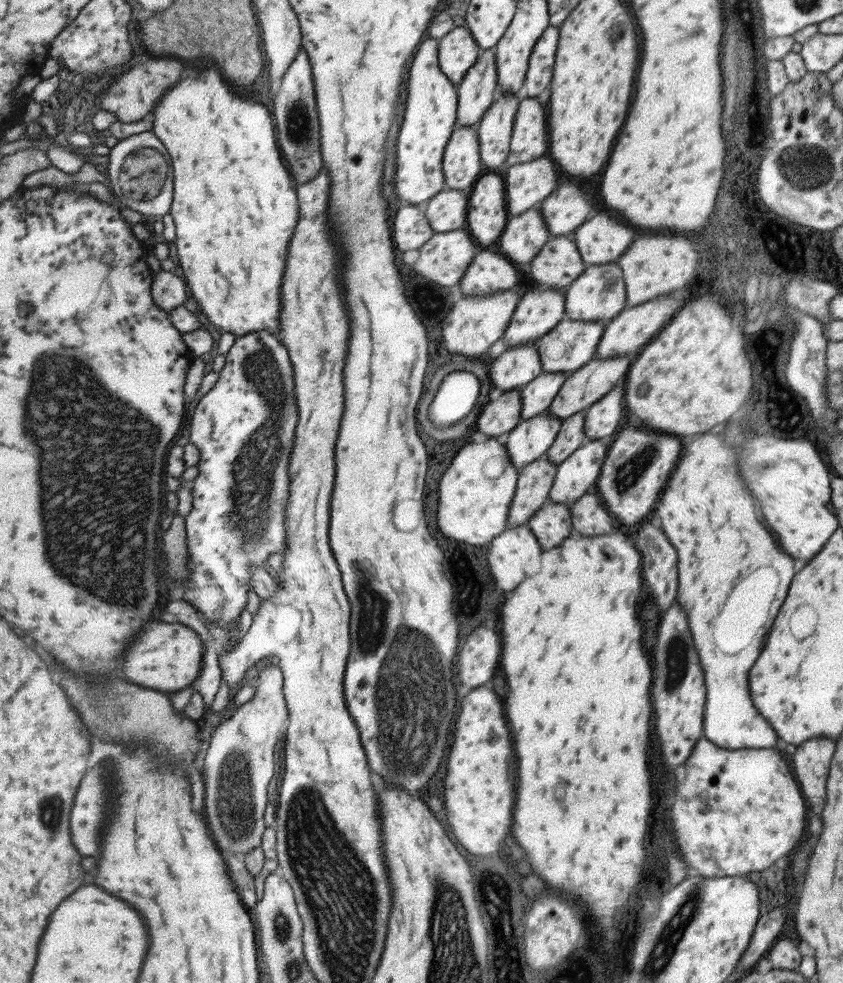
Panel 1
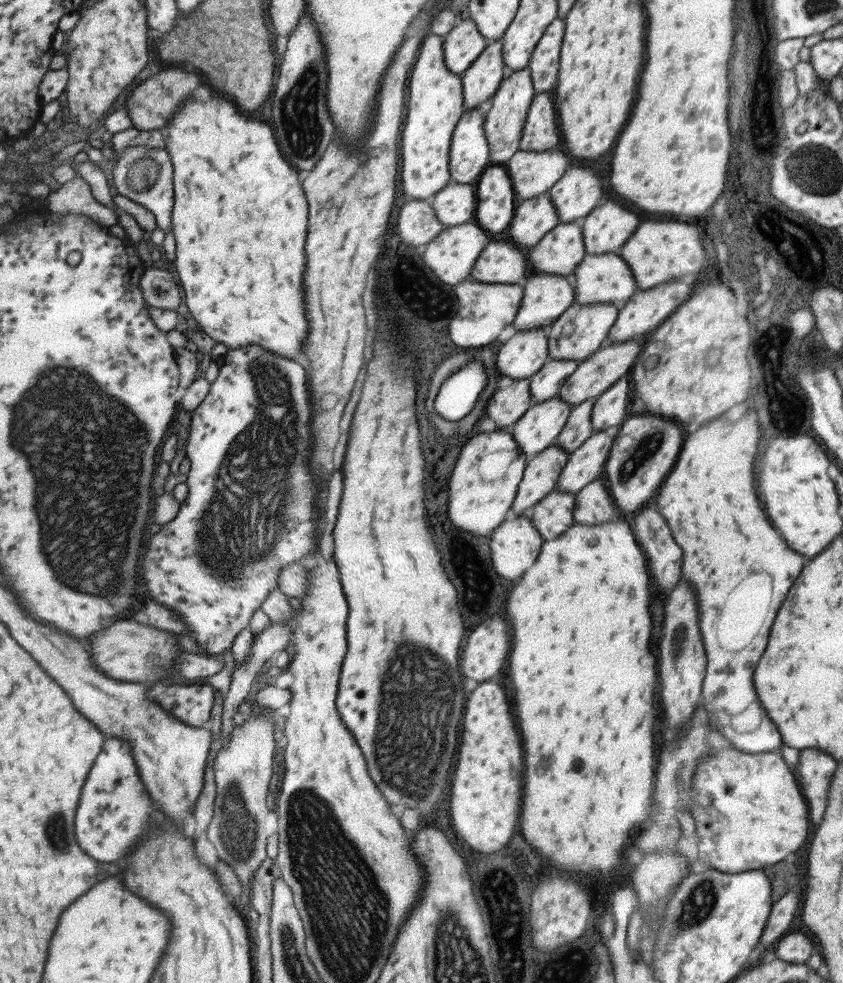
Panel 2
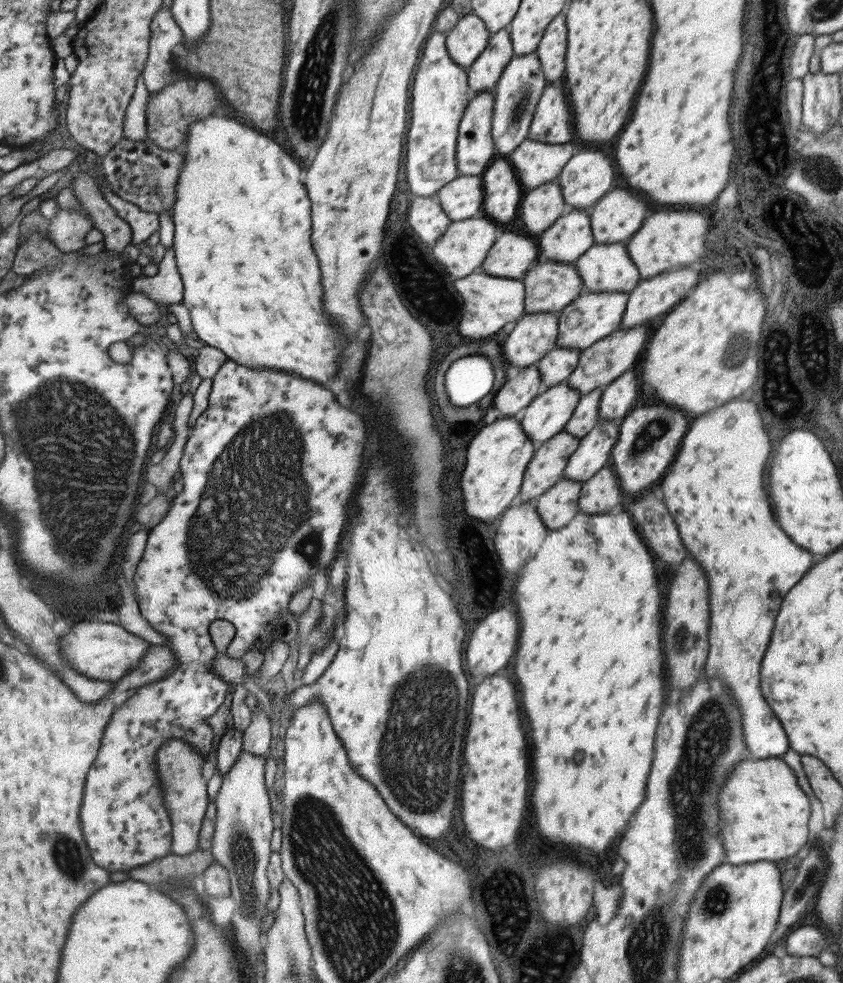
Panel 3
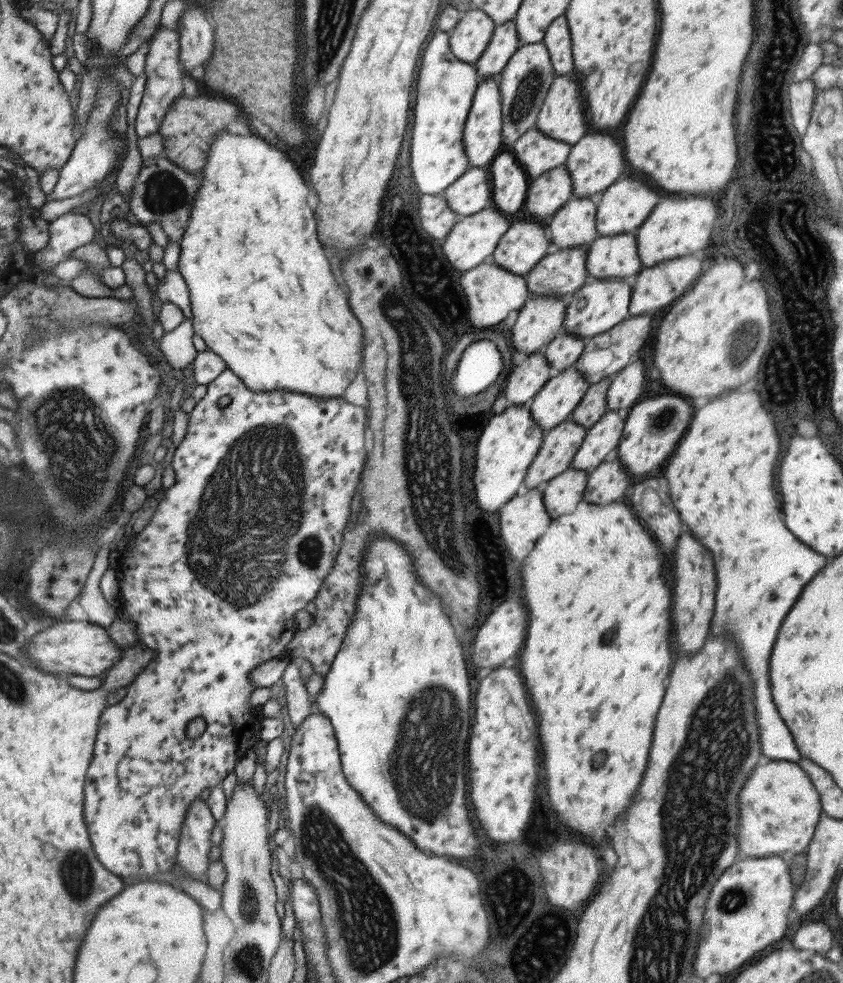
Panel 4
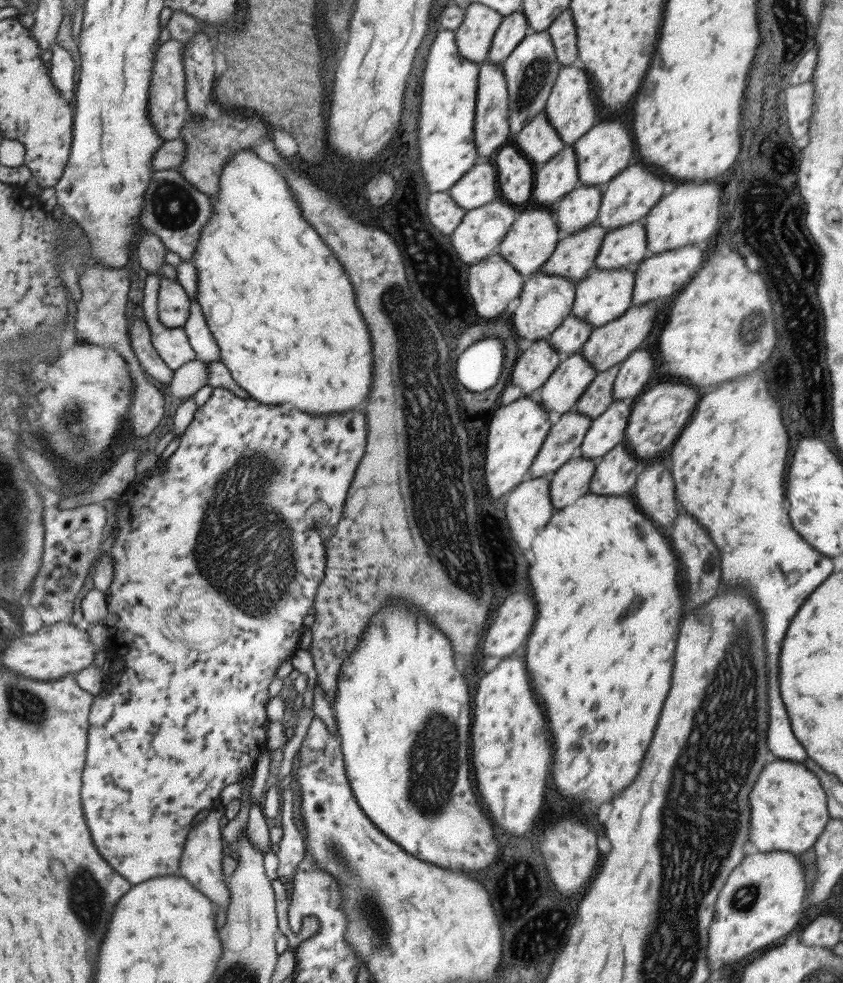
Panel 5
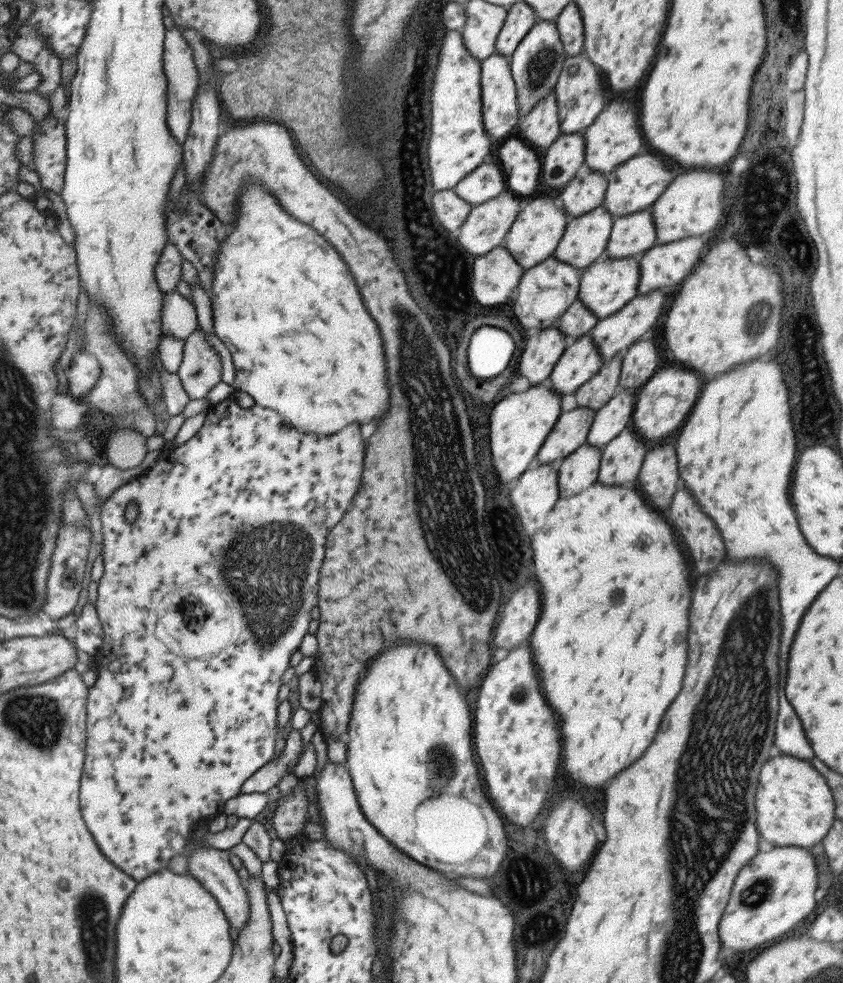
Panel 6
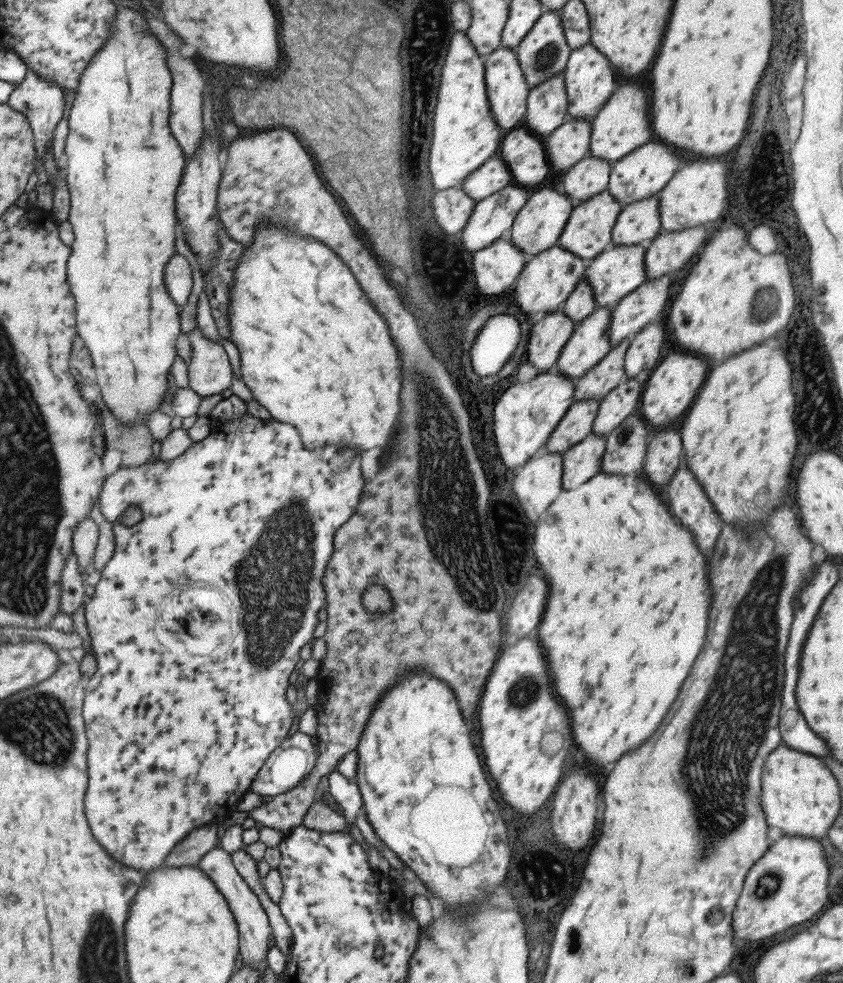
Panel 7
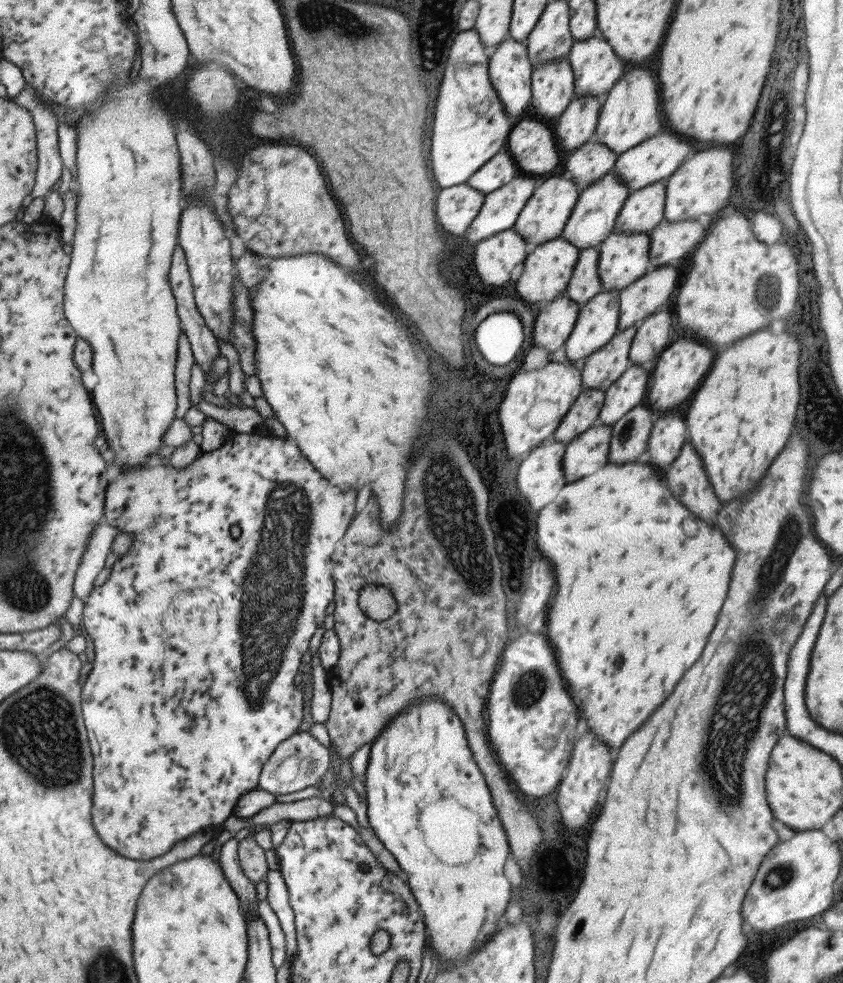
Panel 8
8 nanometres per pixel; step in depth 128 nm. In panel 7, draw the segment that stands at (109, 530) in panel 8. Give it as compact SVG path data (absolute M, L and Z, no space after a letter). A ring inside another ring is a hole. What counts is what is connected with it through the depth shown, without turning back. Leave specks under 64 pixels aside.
M89 517L77 522L72 532L72 551L78 558L78 571L85 577L92 568L92 558L97 544L98 526ZM85 570L86 575L82 572Z

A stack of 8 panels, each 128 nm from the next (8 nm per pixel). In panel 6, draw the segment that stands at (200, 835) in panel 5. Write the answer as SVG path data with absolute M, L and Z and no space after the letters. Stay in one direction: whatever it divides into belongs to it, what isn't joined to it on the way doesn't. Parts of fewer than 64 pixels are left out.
M195 848L188 853L187 870L197 882L217 901L218 907L233 930L239 930L248 917L248 900L236 870L230 865L227 851L215 848Z

